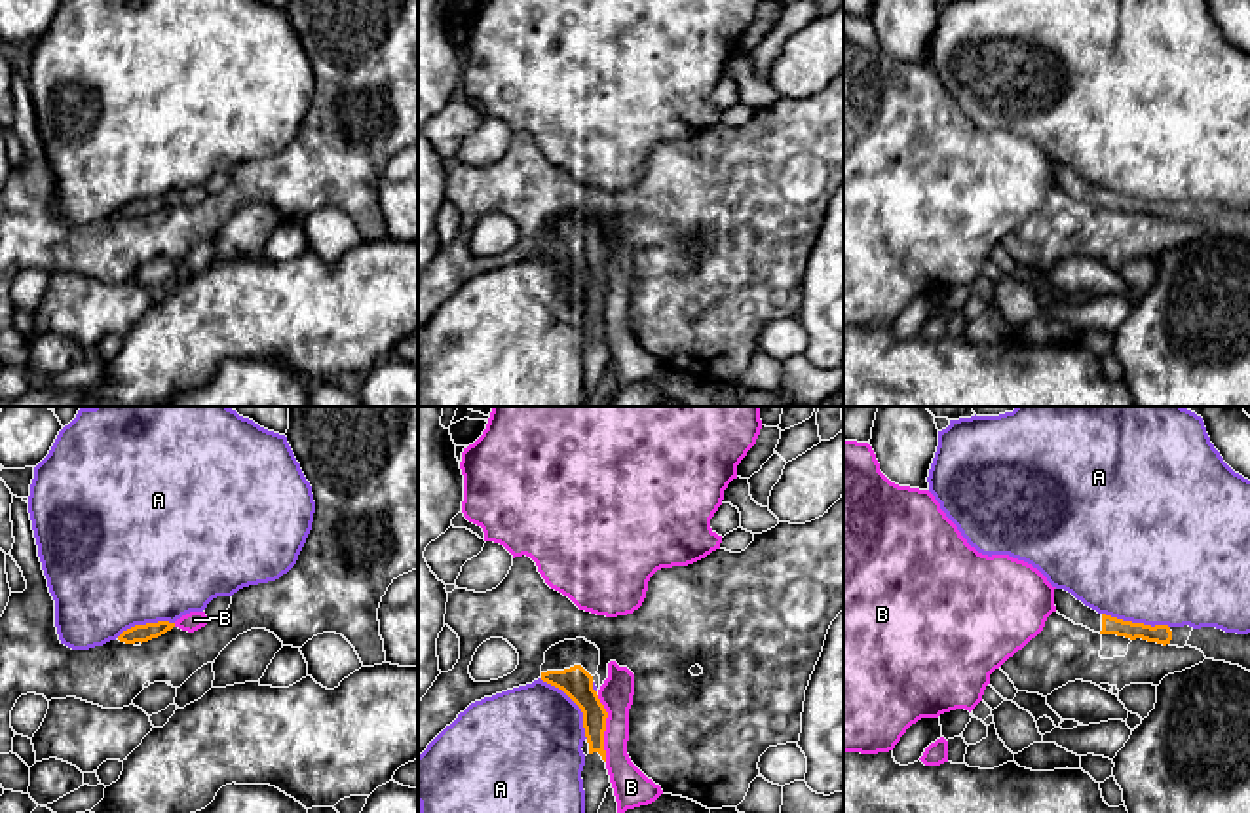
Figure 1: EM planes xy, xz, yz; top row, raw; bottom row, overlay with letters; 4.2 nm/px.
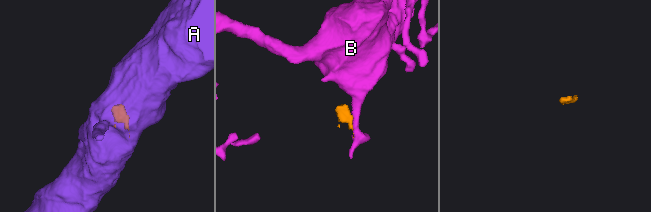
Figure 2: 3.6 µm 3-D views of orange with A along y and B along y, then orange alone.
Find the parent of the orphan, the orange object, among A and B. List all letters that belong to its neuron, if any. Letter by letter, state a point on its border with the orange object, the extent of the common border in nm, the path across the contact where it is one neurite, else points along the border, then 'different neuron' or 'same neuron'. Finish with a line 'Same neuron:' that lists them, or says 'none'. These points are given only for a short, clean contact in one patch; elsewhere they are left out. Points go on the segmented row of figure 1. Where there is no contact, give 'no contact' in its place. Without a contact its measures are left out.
A: contact xz (574, 701); length 320 nm; border xz (540, 679), (557, 686), (580, 709), (587, 737); different neuron
B: contact xz (605, 728); length 280 nm; border xz (597, 696), (606, 713), (606, 760); different neuron
Same neuron: none

